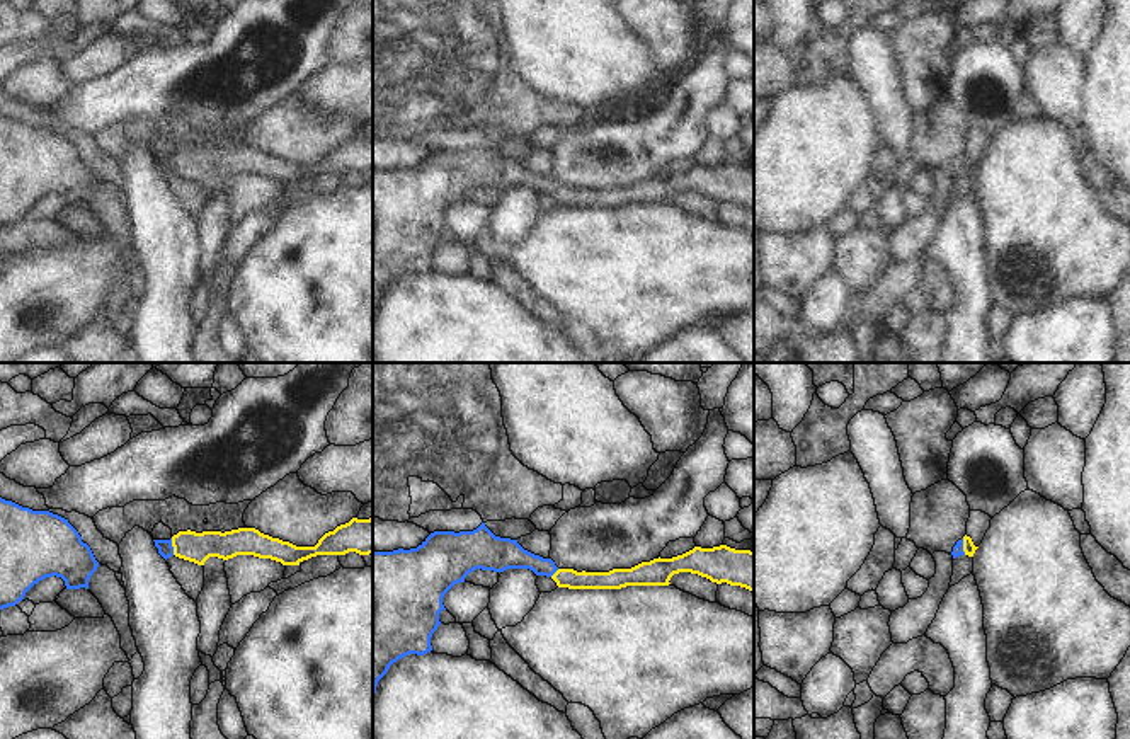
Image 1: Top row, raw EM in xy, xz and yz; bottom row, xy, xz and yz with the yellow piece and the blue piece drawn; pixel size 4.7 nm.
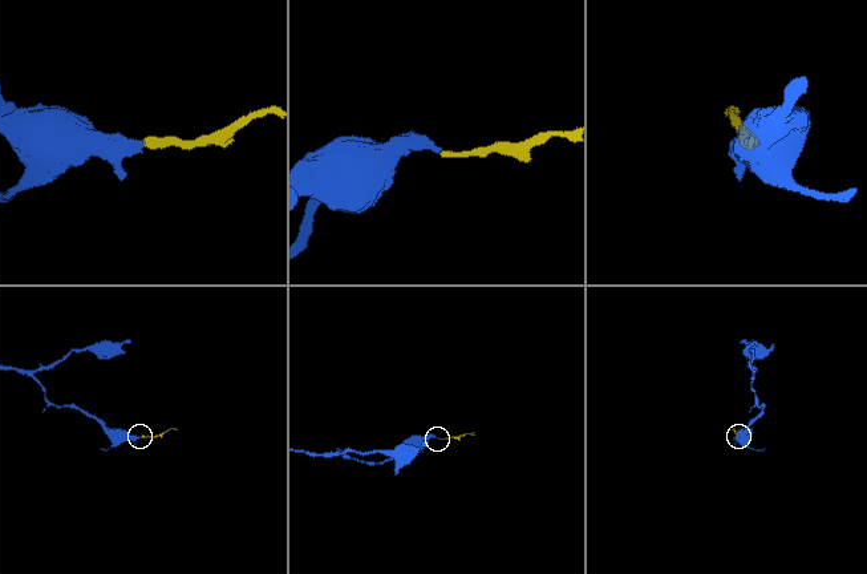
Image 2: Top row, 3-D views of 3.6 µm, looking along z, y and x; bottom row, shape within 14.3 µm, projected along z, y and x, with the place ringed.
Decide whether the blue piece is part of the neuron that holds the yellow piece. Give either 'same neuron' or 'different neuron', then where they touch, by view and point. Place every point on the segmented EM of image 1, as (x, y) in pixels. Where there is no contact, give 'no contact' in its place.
same neuron; contact xy (172, 545)

